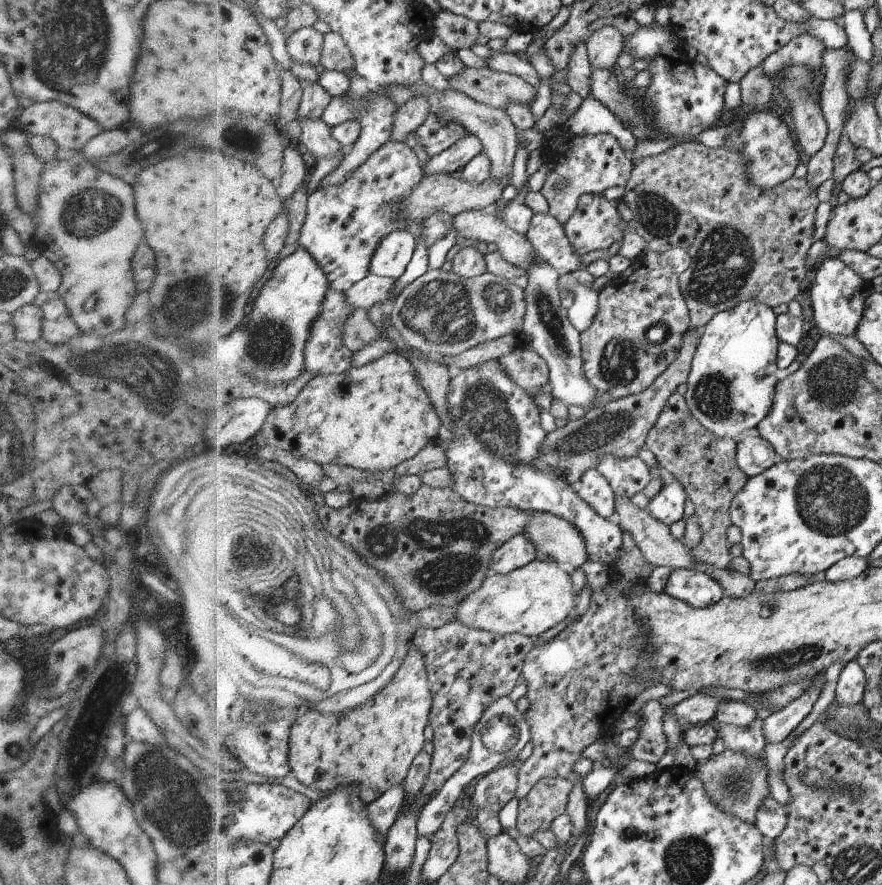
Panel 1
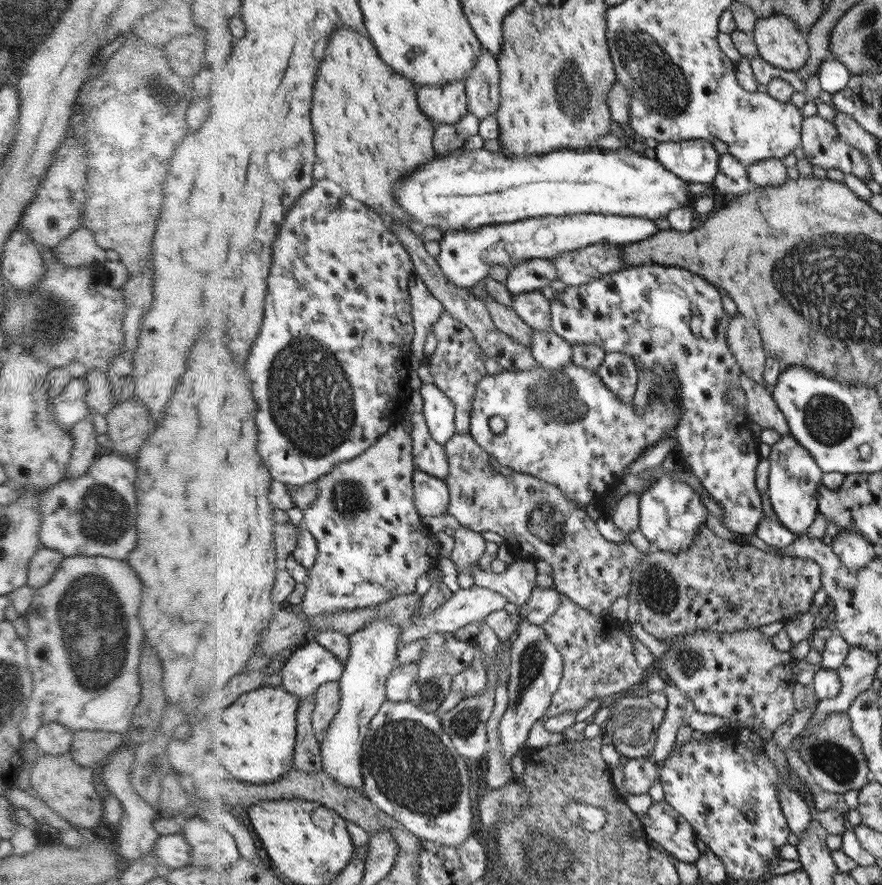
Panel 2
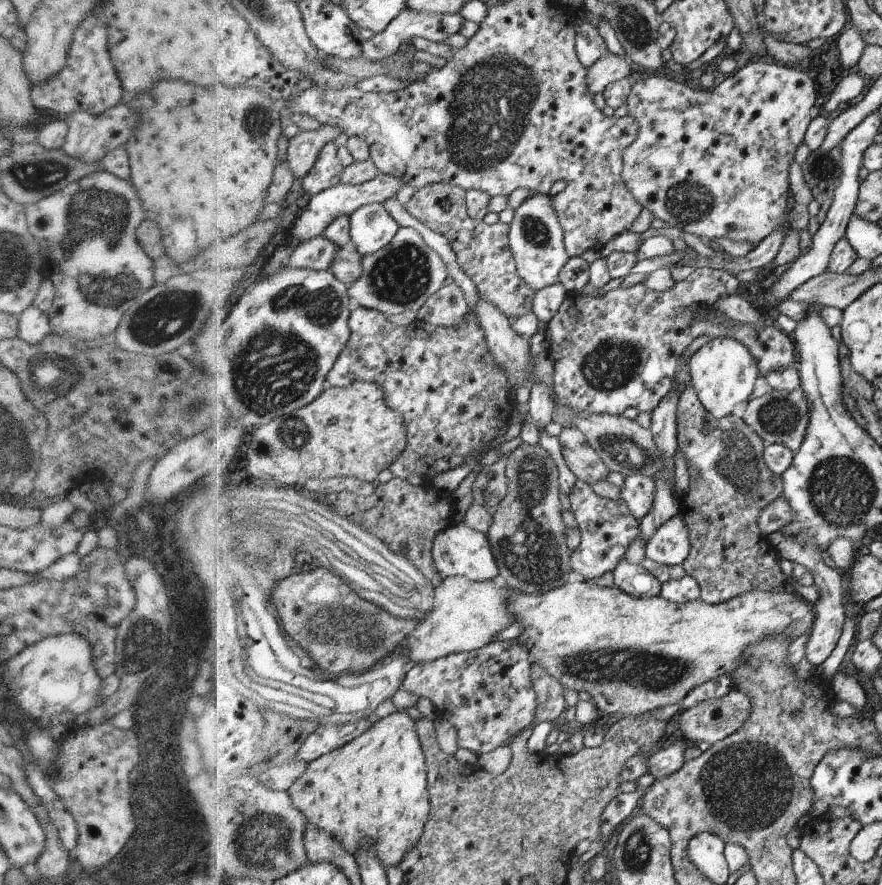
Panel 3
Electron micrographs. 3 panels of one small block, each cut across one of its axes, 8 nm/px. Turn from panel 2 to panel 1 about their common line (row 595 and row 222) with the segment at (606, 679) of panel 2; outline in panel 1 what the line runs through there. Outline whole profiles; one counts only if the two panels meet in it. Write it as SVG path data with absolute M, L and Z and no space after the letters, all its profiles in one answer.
M564 131L558 132L558 143L567 140L566 148L568 152L564 154L564 158L554 164L553 172L545 181L541 193L550 205L549 214L560 224L566 223L572 214L576 213L577 203L585 193L594 195L605 195L608 188L627 186L636 162L632 162L633 158L628 157L628 152L624 150L626 145L620 142L614 135L609 133L599 133L596 135L568 135Z

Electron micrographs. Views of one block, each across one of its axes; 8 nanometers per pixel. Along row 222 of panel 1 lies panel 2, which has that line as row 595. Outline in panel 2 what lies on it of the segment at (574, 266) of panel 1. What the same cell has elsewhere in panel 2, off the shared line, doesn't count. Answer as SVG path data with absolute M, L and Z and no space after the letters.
M536 584L533 590L533 594L524 607L526 613L522 613L522 617L528 619L532 624L540 626L558 609L560 596L558 596L557 590L552 587L546 590Z

